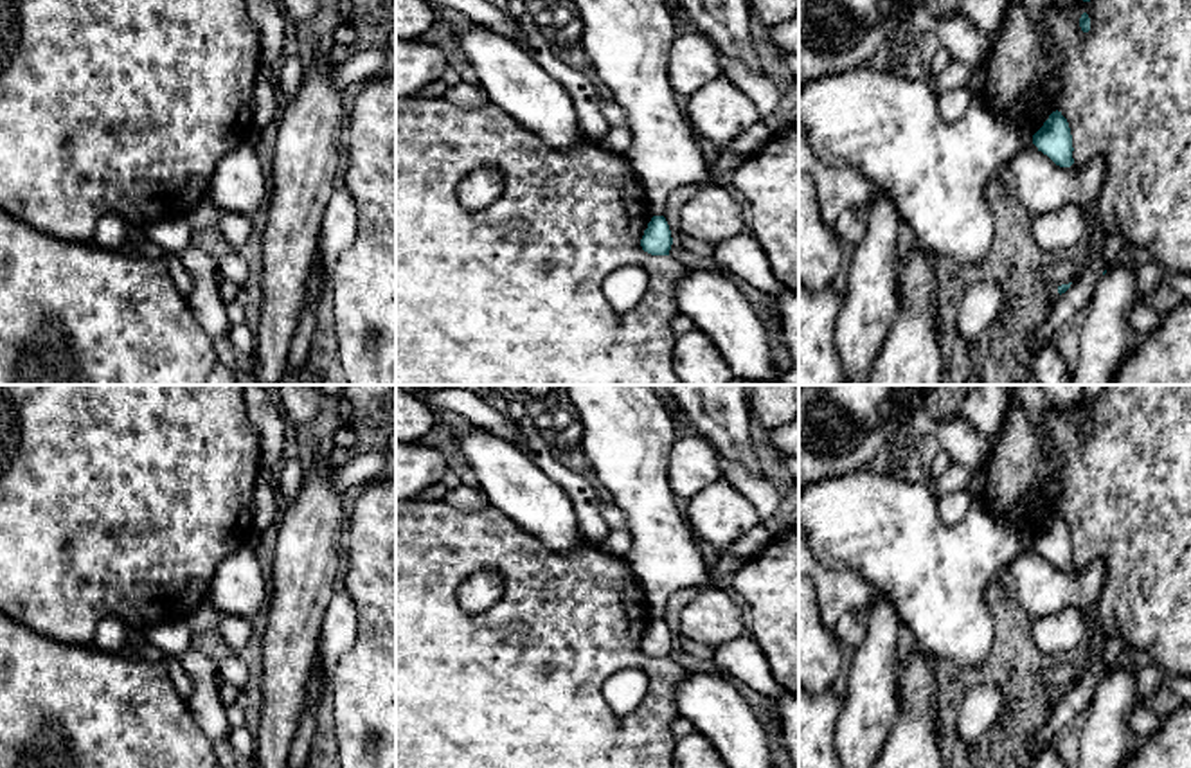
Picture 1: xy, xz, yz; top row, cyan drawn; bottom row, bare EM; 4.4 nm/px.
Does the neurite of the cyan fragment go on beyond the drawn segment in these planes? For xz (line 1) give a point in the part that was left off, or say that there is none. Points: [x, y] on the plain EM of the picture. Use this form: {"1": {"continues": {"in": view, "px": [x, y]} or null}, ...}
{"1": {"continues": null}}

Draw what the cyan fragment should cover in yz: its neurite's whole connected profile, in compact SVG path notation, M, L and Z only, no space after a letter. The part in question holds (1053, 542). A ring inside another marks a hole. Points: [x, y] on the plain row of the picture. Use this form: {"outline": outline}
{"outline": "M1058 513L1052 514L1043 529L1033 538L1033 547L1060 570L1070 570L1074 567L1070 531Z"}

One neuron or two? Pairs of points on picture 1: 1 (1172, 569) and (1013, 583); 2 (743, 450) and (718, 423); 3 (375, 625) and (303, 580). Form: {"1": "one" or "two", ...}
{"1": "two", "2": "one", "3": "two"}

